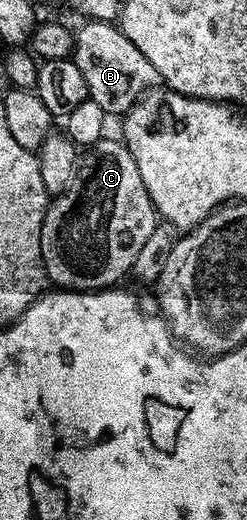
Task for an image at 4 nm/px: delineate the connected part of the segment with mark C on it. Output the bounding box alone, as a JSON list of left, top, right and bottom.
[40,140,160,291]

